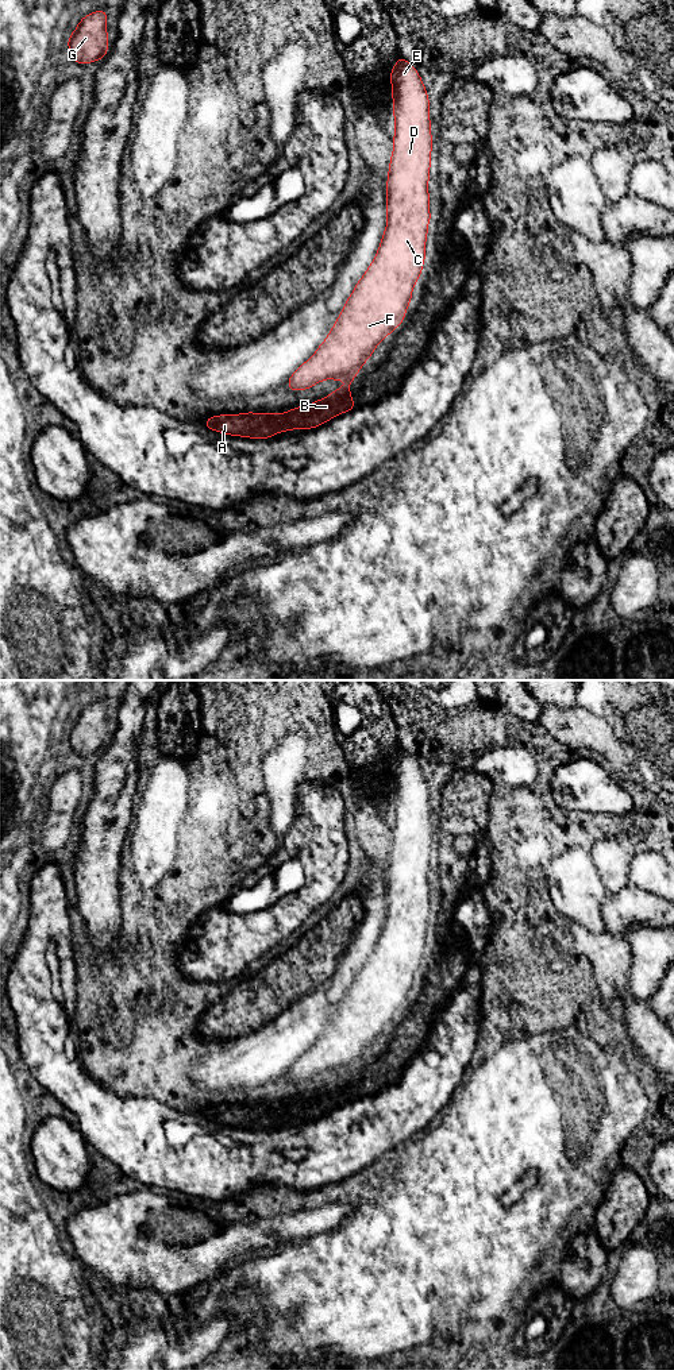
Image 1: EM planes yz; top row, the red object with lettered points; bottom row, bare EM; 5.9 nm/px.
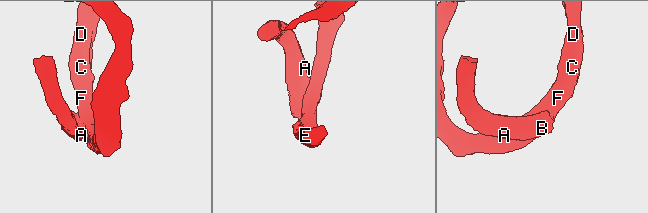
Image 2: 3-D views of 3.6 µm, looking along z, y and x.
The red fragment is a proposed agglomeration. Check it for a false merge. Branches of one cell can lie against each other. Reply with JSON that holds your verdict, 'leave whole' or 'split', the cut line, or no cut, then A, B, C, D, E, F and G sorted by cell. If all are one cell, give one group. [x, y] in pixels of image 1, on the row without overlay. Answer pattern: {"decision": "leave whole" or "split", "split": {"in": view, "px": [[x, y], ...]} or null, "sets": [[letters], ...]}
{"decision": "split", "split": {"in": "yz", "px": [[353, 1069], [345, 1077]]}, "sets": [["A", "B"], ["C", "D", "E", "F", "G"]]}

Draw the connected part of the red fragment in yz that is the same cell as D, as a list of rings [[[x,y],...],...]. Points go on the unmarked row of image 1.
[[[401,746],[390,761],[394,827],[386,872],[386,919],[374,952],[357,973],[343,1002],[316,1043],[288,1070],[292,1083],[307,1081],[328,1069],[355,1069],[380,1033],[385,1031],[405,1010],[412,983],[423,964],[428,914],[432,823],[430,790],[419,763]]]

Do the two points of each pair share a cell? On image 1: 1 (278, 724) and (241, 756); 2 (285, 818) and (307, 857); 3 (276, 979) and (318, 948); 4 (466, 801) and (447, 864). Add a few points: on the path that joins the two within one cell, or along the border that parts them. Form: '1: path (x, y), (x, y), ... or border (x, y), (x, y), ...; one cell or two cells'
1: path (269, 728), (250, 747); one cell
2: border (295, 805), (295, 821), (287, 834); two cells
3: path (287, 979), (307, 958); one cell
4: path (463, 817), (446, 836), (446, 848); one cell

